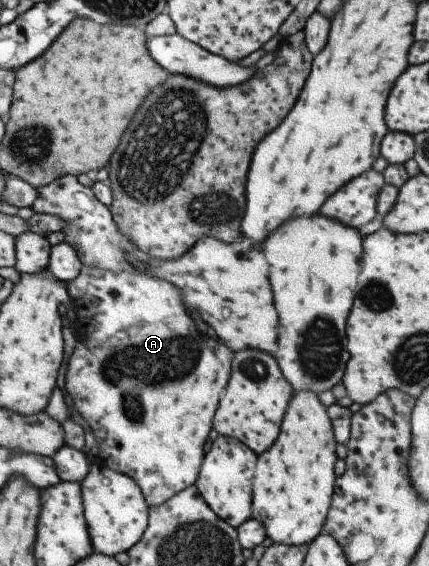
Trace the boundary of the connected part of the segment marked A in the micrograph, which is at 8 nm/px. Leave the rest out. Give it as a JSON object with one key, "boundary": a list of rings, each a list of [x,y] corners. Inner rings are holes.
{"boundary":[[[82,266],[80,273],[65,285],[69,302],[77,308],[77,332],[75,332],[75,348],[69,356],[64,375],[64,388],[67,396],[73,402],[73,408],[79,416],[90,426],[95,440],[97,440],[98,453],[95,462],[109,467],[113,471],[119,471],[133,479],[140,488],[141,494],[148,507],[154,507],[170,499],[180,490],[191,486],[196,481],[200,464],[204,455],[203,444],[207,440],[207,434],[212,428],[212,418],[218,405],[222,390],[230,377],[232,350],[221,341],[207,338],[199,334],[193,328],[193,320],[189,318],[189,312],[182,301],[180,290],[166,280],[154,277],[149,273],[135,273],[133,271],[110,271],[92,266]]]}

